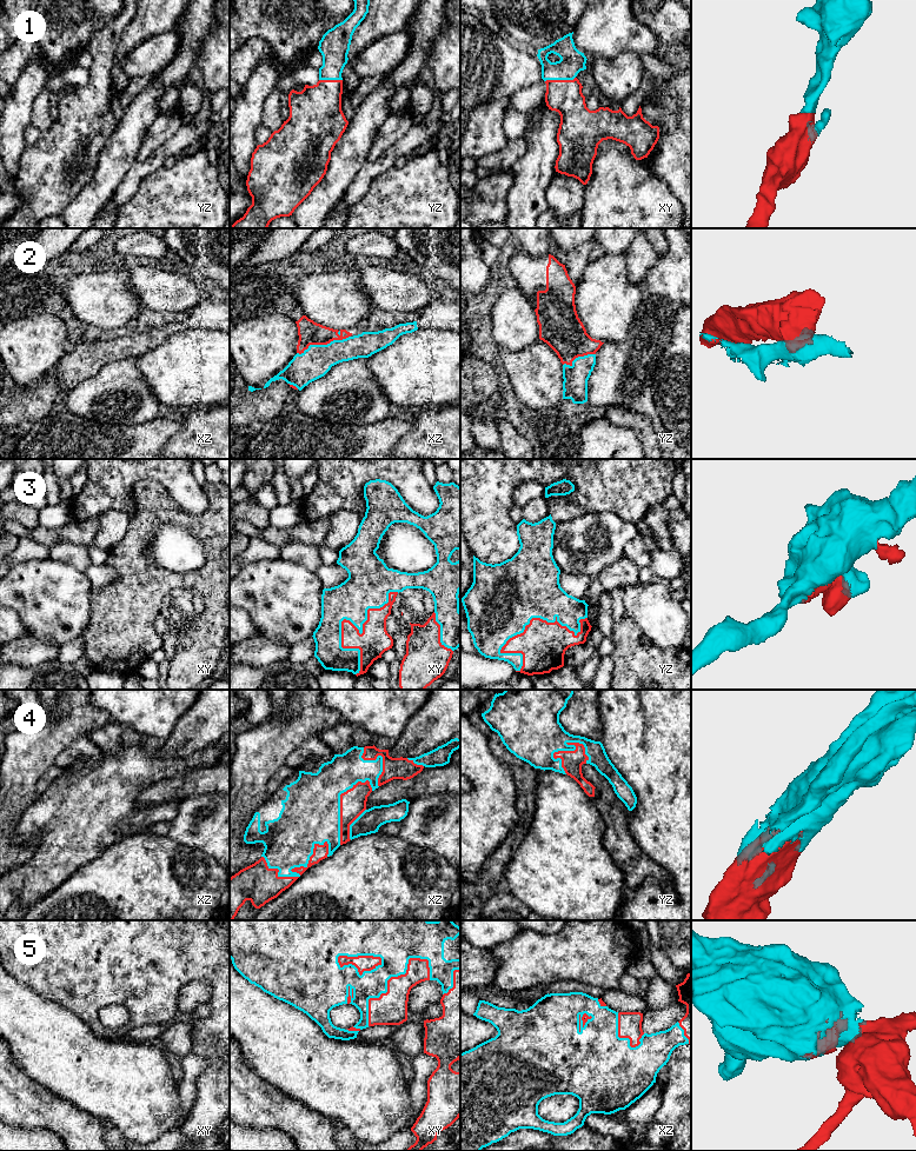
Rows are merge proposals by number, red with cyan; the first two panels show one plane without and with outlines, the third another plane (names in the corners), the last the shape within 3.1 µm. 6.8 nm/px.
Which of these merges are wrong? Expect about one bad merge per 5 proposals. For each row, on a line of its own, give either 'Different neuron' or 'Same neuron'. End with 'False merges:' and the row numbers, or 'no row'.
1: Same neuron
2: Different neuron
3: Same neuron
4: Same neuron
5: Same neuron
False merges: 2

